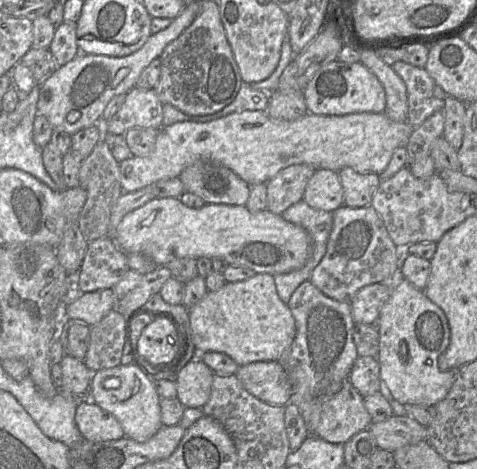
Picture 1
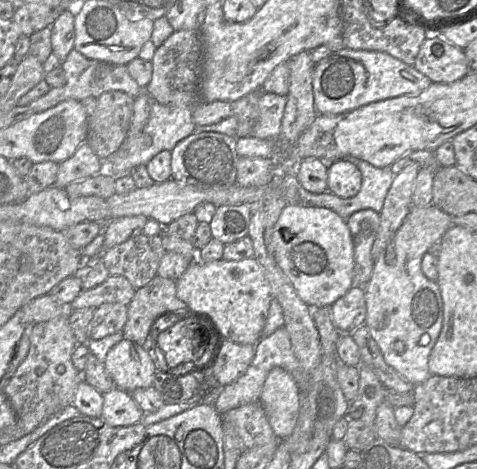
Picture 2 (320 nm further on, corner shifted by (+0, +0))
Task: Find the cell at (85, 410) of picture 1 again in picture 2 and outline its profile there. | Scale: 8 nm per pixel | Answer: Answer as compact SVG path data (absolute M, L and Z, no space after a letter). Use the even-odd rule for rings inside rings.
M113 388L103 394L103 408L100 418L109 426L131 426L141 422L144 415L130 393L119 388Z

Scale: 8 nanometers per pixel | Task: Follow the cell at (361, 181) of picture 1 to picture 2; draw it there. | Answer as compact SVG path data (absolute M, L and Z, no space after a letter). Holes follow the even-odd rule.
M340 159L328 162L328 192L340 198L352 198L362 185L362 174L353 160Z

